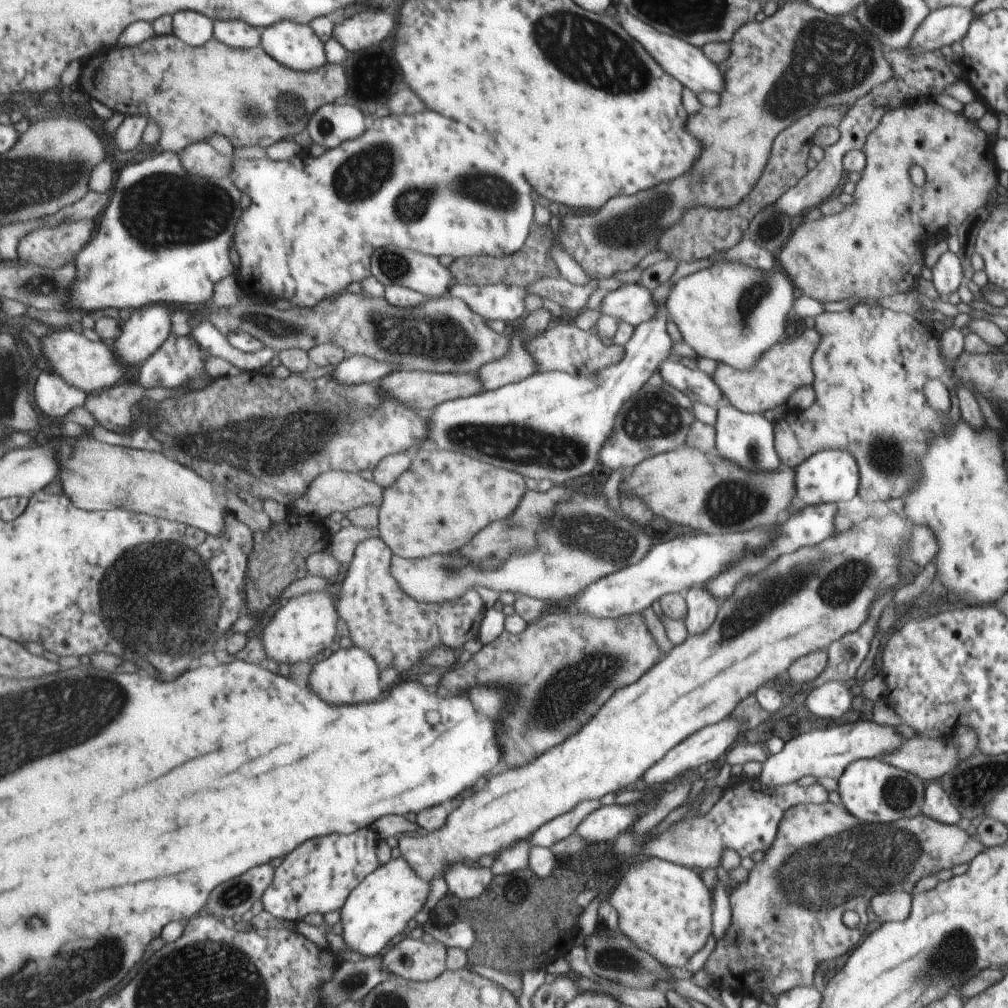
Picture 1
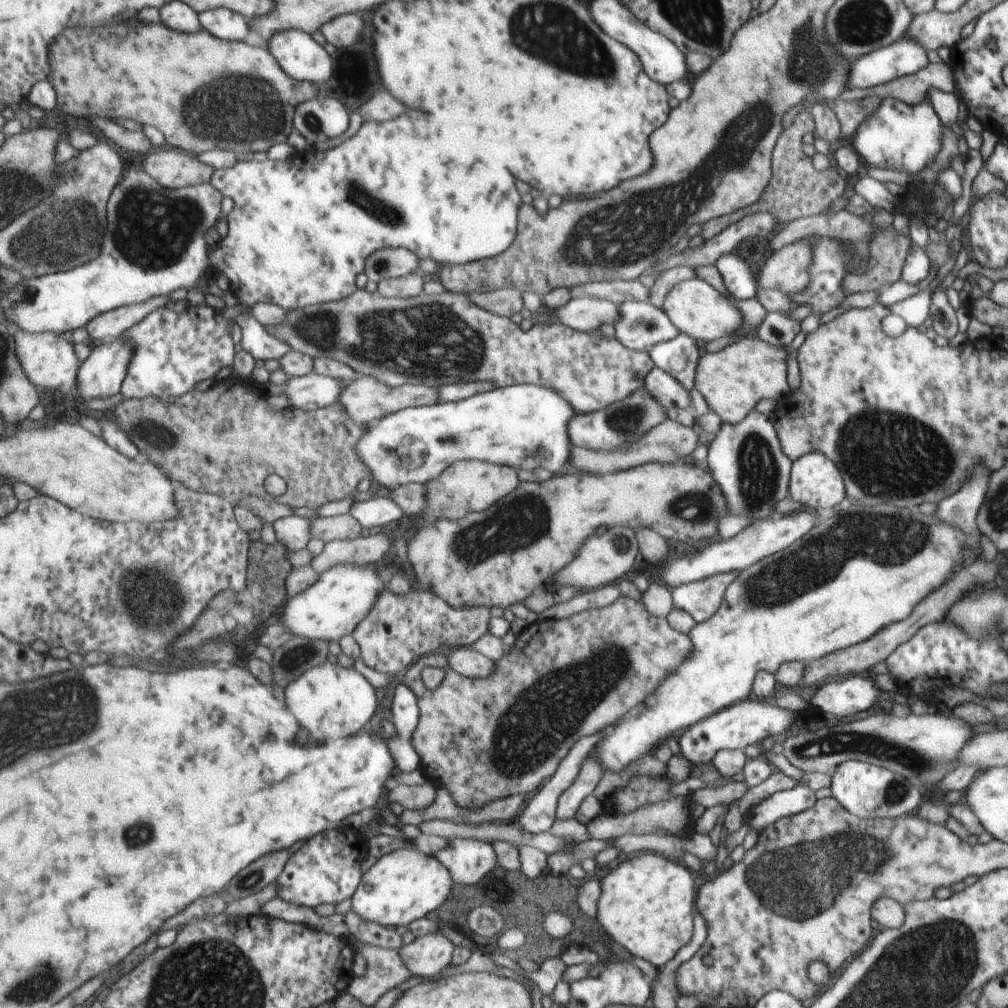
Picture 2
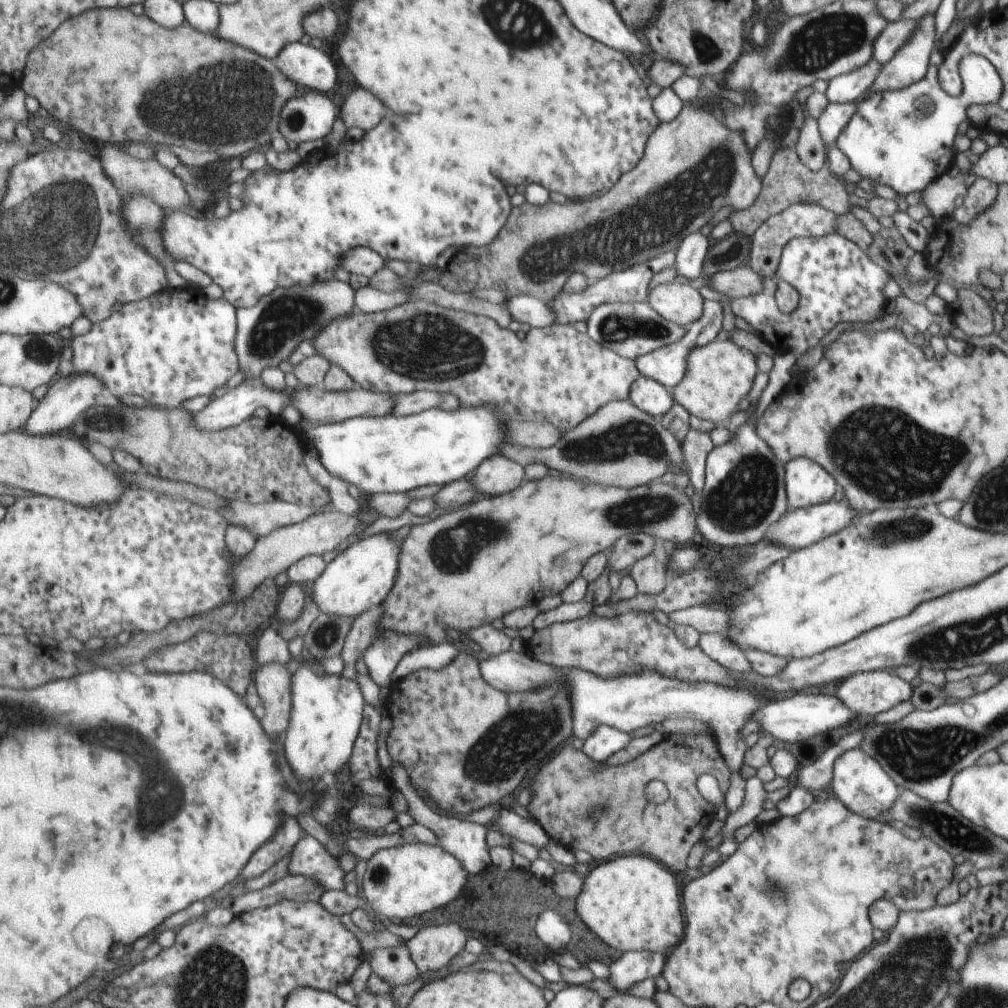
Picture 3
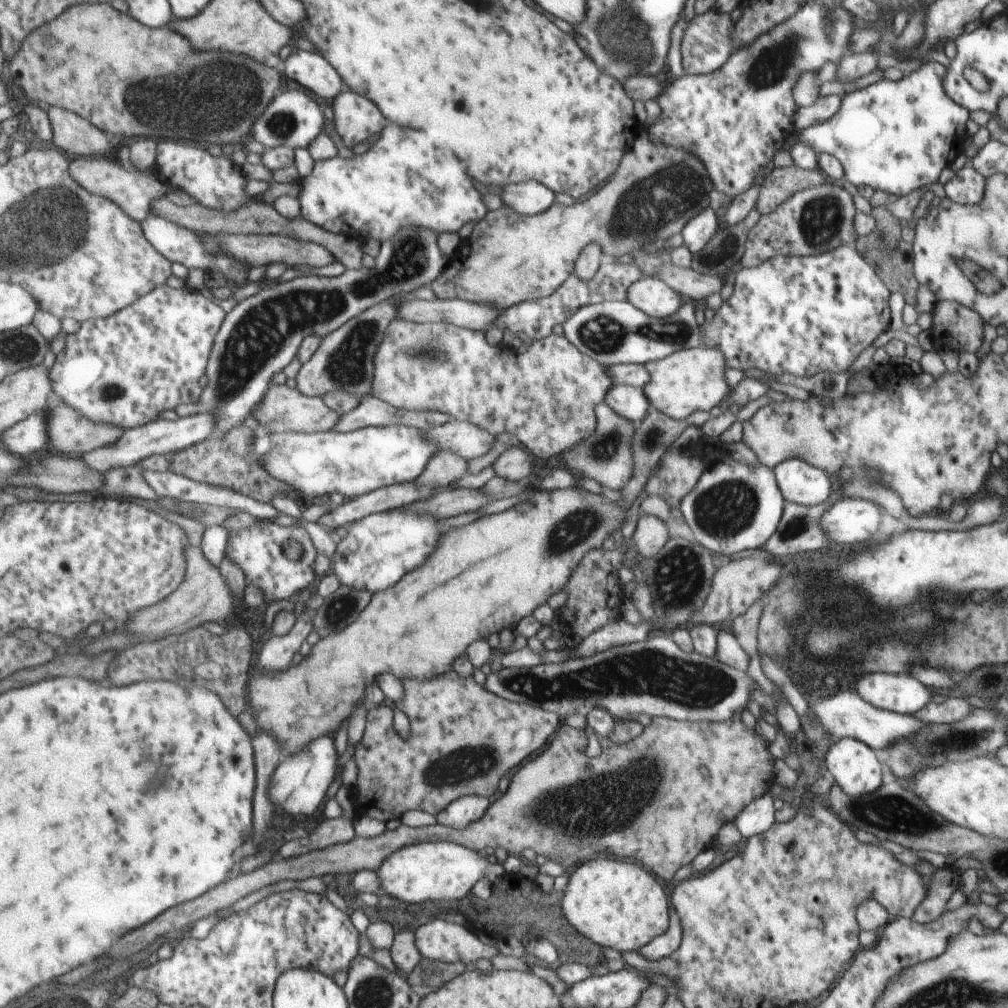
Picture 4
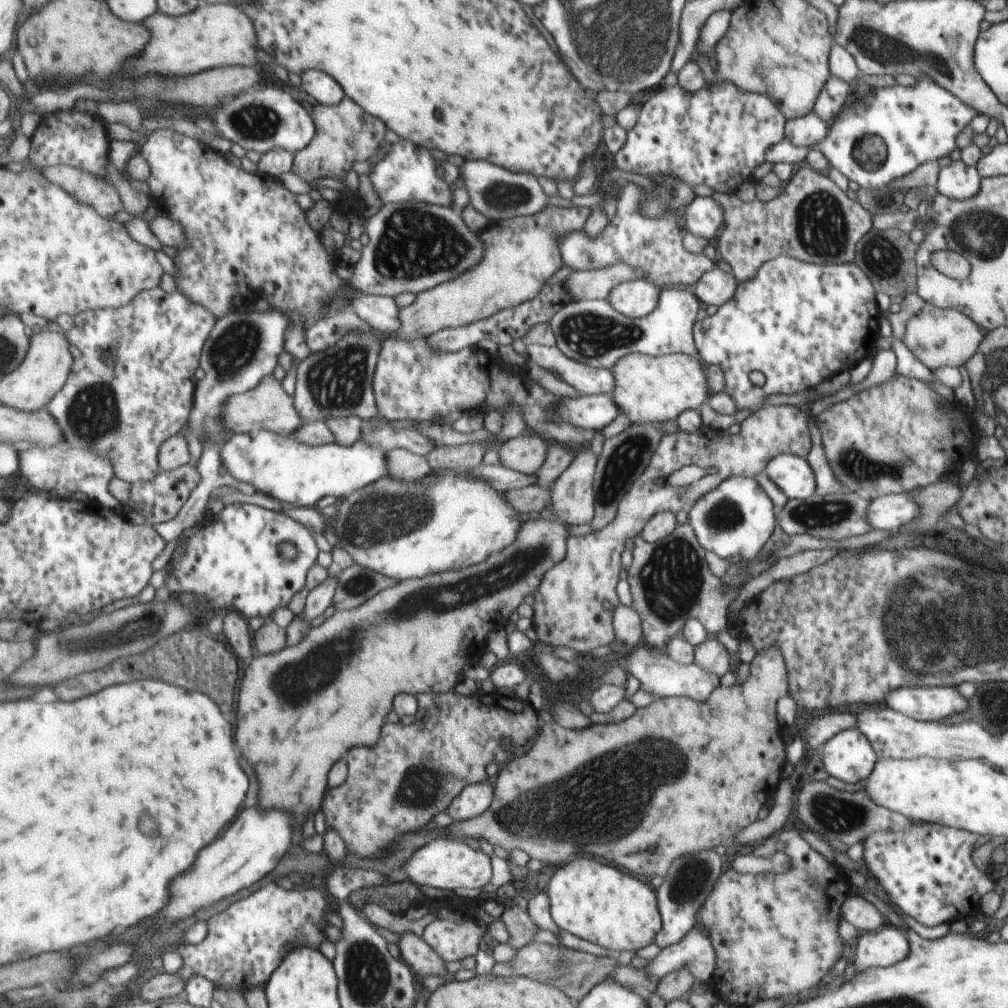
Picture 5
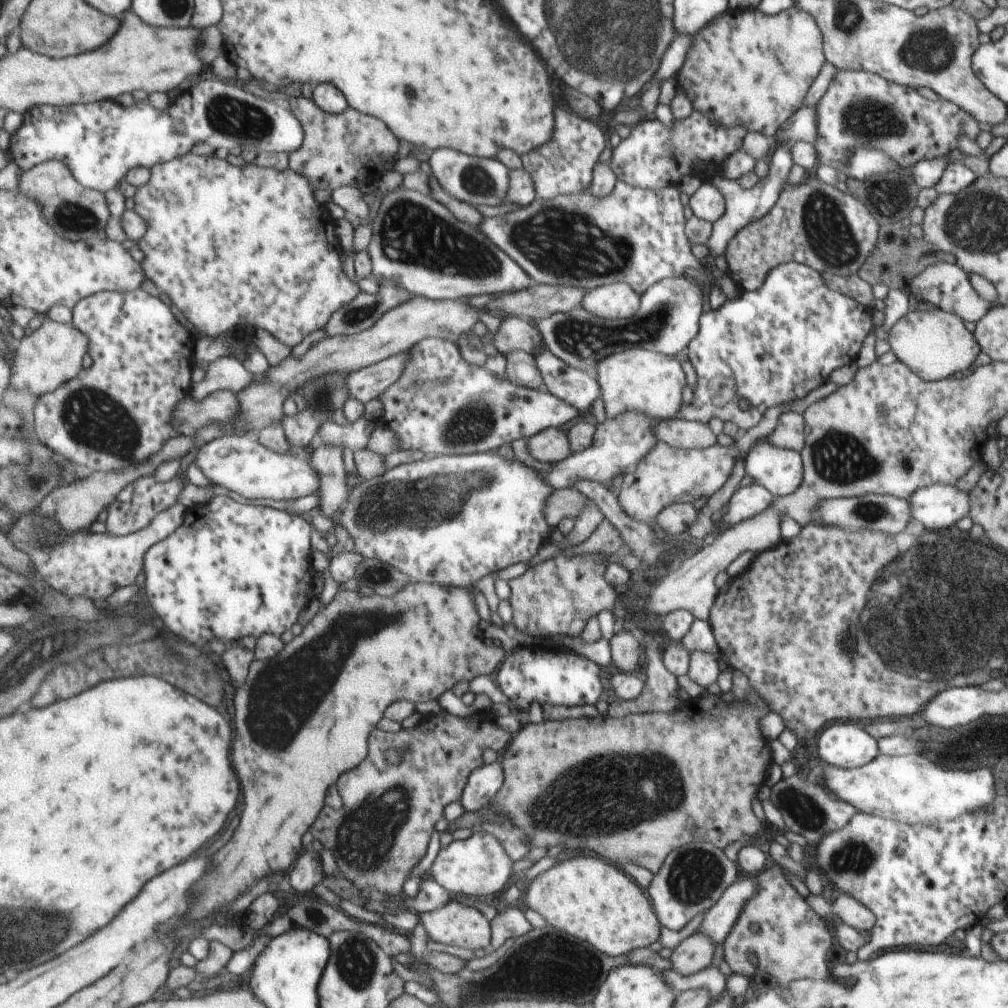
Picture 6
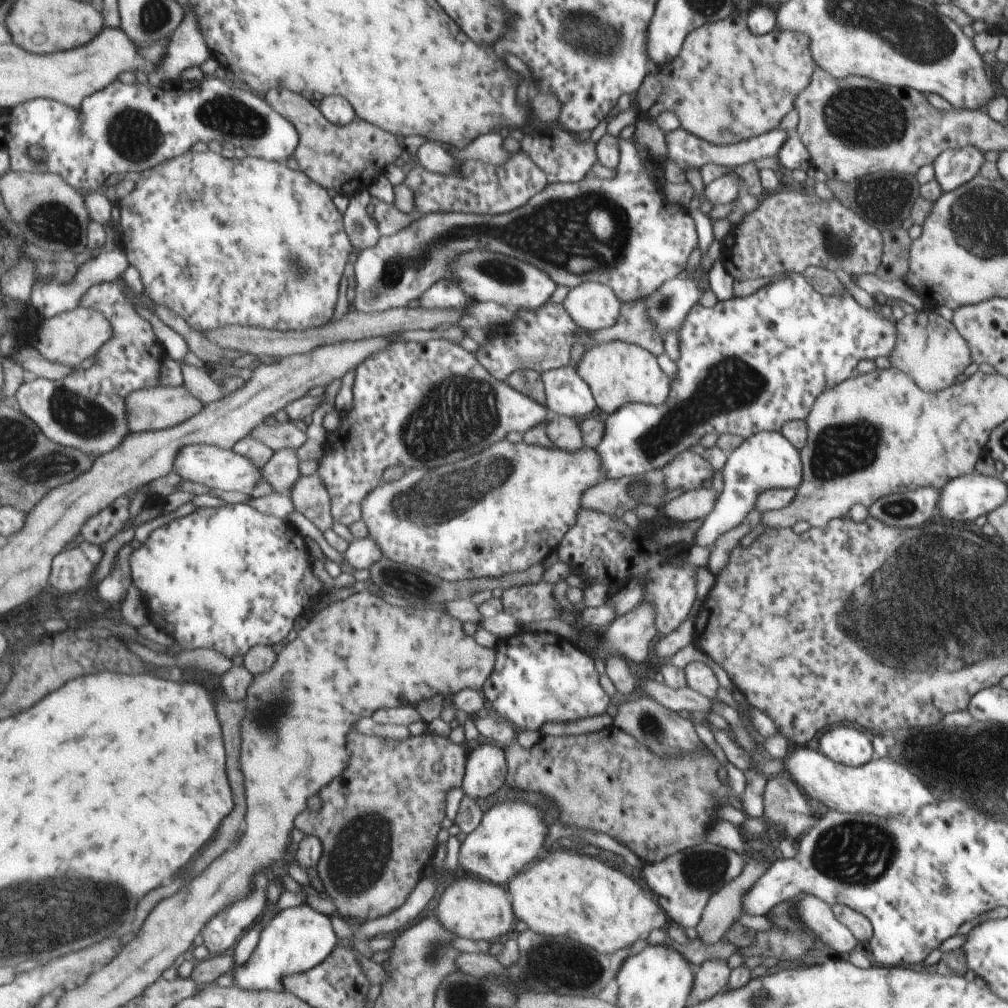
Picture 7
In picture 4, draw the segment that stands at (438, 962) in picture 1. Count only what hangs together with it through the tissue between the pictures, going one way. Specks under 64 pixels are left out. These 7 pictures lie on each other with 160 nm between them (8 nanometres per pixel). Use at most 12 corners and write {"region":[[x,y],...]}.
{"region":[[443,920],[418,927],[425,958],[469,964],[497,954],[463,925]]}

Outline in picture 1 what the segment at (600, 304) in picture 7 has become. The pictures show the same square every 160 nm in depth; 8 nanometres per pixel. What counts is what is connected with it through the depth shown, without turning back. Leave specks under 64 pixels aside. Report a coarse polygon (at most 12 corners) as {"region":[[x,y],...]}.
{"region":[[779,262],[677,280],[665,306],[697,357],[749,370],[798,298]]}

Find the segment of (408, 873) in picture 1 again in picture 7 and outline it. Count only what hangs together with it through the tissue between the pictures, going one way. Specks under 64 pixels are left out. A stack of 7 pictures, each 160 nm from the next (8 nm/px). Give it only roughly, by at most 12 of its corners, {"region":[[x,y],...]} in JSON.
{"region":[[505,800],[458,850],[468,875],[499,885],[543,848],[543,808]]}

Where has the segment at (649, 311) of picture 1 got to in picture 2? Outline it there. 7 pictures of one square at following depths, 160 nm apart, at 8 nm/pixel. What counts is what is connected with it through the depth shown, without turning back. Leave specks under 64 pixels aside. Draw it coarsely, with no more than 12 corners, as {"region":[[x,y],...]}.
{"region":[[570,299],[537,315],[572,330],[592,331],[619,320],[619,303]]}

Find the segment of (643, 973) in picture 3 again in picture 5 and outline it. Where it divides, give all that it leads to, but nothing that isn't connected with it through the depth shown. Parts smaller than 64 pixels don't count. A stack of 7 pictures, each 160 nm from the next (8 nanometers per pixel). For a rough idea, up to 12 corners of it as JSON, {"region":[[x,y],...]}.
{"region":[[713,849],[675,857],[657,887],[661,948],[678,943],[721,876]]}

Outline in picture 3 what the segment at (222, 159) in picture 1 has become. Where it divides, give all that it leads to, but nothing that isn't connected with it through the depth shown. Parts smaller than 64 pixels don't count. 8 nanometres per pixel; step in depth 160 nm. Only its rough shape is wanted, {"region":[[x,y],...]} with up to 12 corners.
{"region":[[119,144],[100,150],[121,196],[142,193],[165,211],[184,205],[187,186],[156,158],[139,160]]}

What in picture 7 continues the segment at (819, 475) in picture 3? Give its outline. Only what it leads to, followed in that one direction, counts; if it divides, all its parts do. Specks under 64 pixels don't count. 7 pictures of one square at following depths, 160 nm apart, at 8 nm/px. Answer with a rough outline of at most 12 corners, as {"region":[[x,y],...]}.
{"region":[[761,431],[726,455],[693,545],[711,549],[765,491],[802,482],[795,446]]}

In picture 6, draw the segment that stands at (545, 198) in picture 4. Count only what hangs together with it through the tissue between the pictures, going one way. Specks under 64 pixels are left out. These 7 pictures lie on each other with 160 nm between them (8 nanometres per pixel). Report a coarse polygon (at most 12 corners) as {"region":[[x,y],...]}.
{"region":[[453,149],[430,152],[441,190],[473,206],[499,206],[509,168]]}

